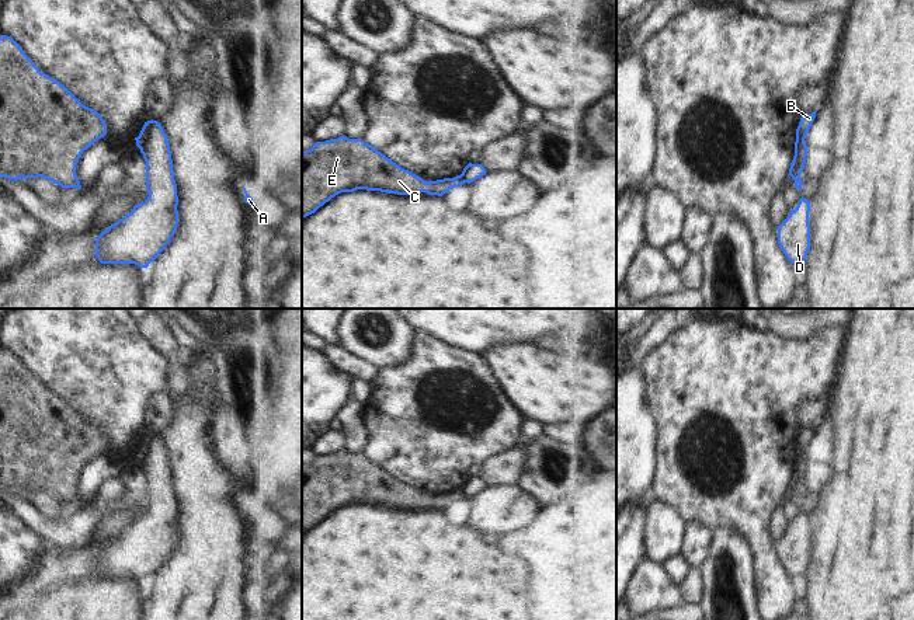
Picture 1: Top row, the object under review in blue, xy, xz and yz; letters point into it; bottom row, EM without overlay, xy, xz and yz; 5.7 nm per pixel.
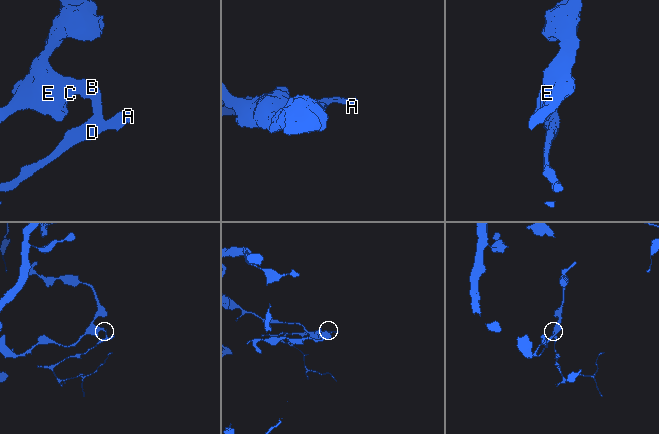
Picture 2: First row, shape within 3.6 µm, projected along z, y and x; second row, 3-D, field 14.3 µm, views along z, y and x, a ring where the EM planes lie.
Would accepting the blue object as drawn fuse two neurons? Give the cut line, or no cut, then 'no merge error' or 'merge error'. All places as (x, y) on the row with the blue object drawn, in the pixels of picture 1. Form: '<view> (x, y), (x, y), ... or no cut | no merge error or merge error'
xy (150, 121), (141, 149) | merge error

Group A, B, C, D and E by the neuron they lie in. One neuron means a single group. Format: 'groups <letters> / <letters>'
groups A D / B C E

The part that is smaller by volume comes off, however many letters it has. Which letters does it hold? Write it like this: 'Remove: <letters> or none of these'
Remove: A, D

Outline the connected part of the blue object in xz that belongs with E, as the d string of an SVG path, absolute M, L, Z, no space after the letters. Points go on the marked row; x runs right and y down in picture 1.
M343 135L316 142L310 150L302 151L302 219L341 192L366 189L442 196L462 184L465 182L461 175L425 182L362 139L348 139Z

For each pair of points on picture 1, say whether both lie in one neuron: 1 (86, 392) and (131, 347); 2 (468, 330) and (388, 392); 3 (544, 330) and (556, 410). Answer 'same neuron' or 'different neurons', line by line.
1: same neuron
2: different neurons
3: different neurons

